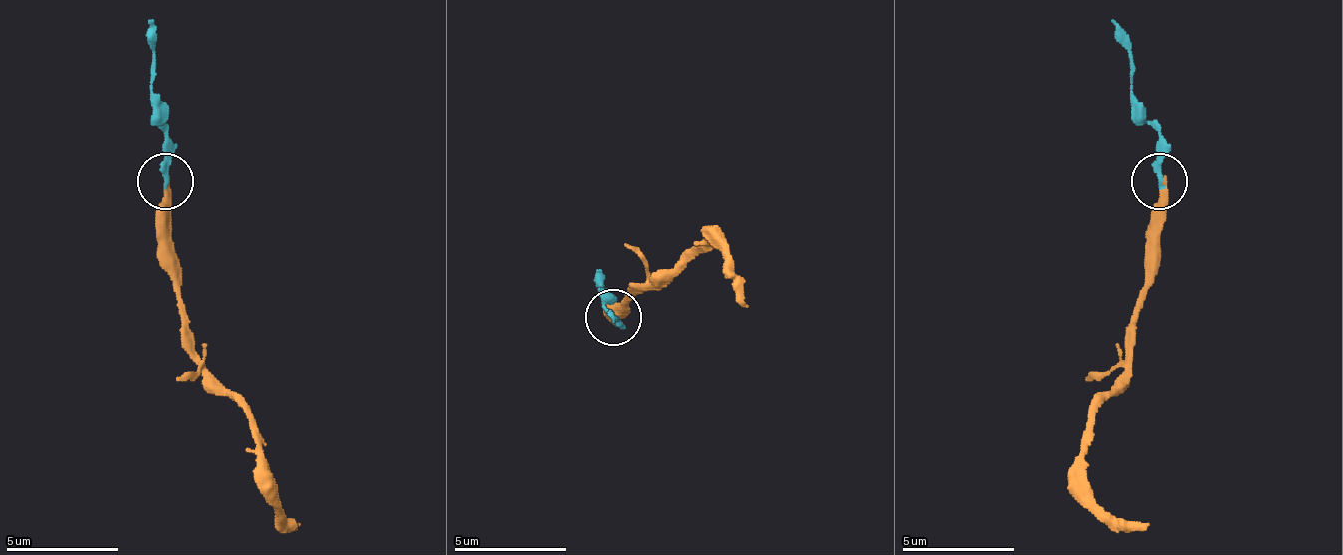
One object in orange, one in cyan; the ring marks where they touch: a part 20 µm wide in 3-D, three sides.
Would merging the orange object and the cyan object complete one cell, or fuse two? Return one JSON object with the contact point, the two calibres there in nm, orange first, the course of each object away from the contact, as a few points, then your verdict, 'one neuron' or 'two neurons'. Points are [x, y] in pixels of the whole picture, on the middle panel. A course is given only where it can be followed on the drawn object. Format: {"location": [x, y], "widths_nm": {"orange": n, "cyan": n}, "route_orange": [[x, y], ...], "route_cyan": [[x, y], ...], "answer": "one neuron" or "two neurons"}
{"location": [613, 317], "widths_nm": {"orange": 180, "cyan": 280}, "route_orange": [[611, 319], [640, 291], [707, 240], [730, 268], [746, 307]], "route_cyan": [[611, 319], [595, 268]], "answer": "two neurons"}

